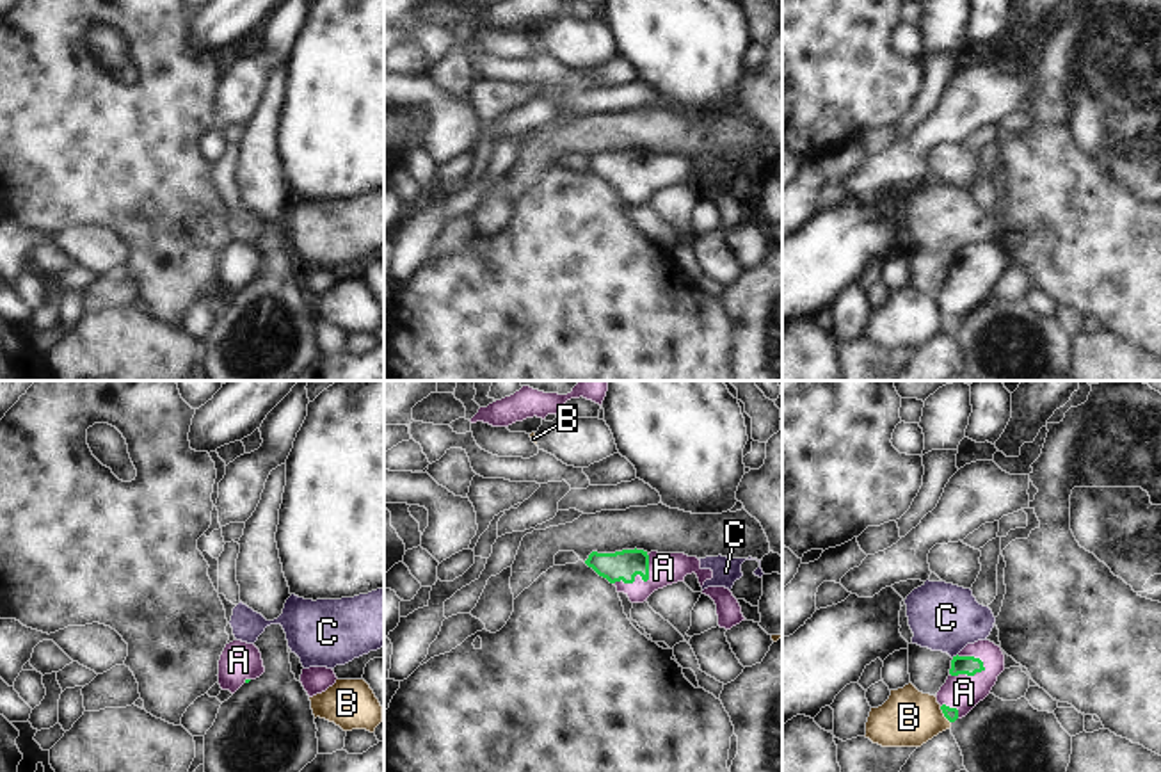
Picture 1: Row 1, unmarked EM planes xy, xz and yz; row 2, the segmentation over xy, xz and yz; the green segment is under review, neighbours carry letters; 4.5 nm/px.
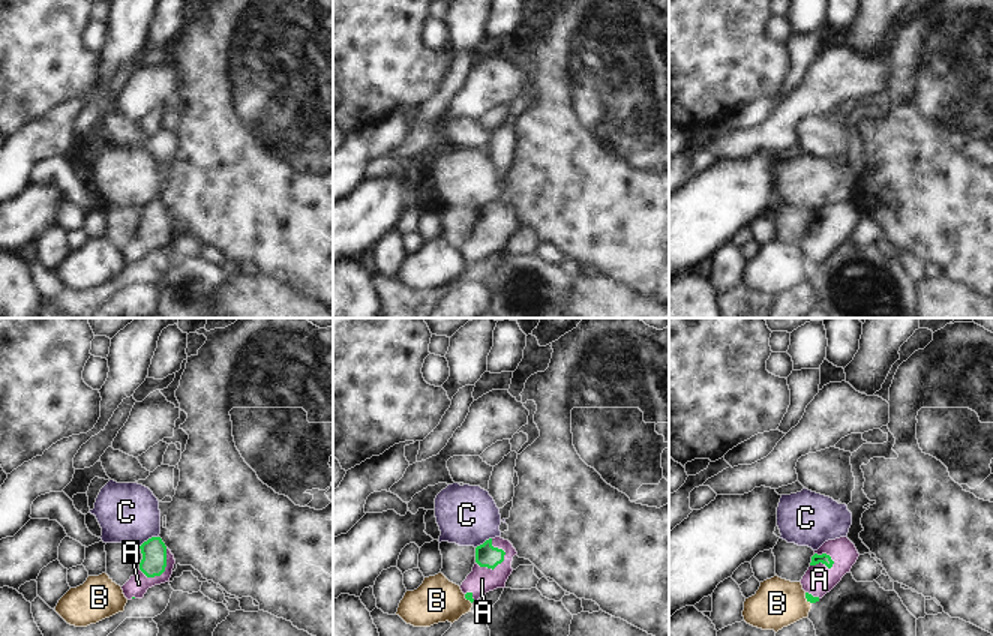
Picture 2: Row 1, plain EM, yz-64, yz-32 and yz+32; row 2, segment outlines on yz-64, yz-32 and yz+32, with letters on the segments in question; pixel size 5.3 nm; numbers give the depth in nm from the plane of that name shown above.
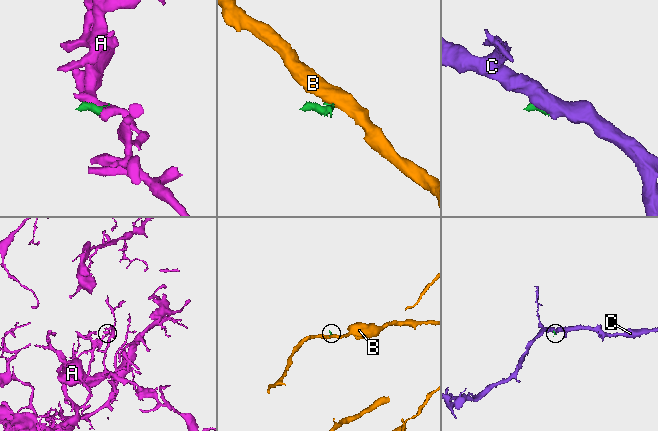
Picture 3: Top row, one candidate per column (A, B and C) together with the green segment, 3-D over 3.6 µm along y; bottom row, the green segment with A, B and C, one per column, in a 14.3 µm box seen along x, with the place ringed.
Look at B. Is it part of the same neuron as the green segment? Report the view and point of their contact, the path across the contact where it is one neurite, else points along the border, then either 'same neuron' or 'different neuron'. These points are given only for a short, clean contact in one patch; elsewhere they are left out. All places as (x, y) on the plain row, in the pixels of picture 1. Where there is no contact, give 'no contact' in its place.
contact yz (944, 317); border yz (939, 308), (950, 324); different neuron

